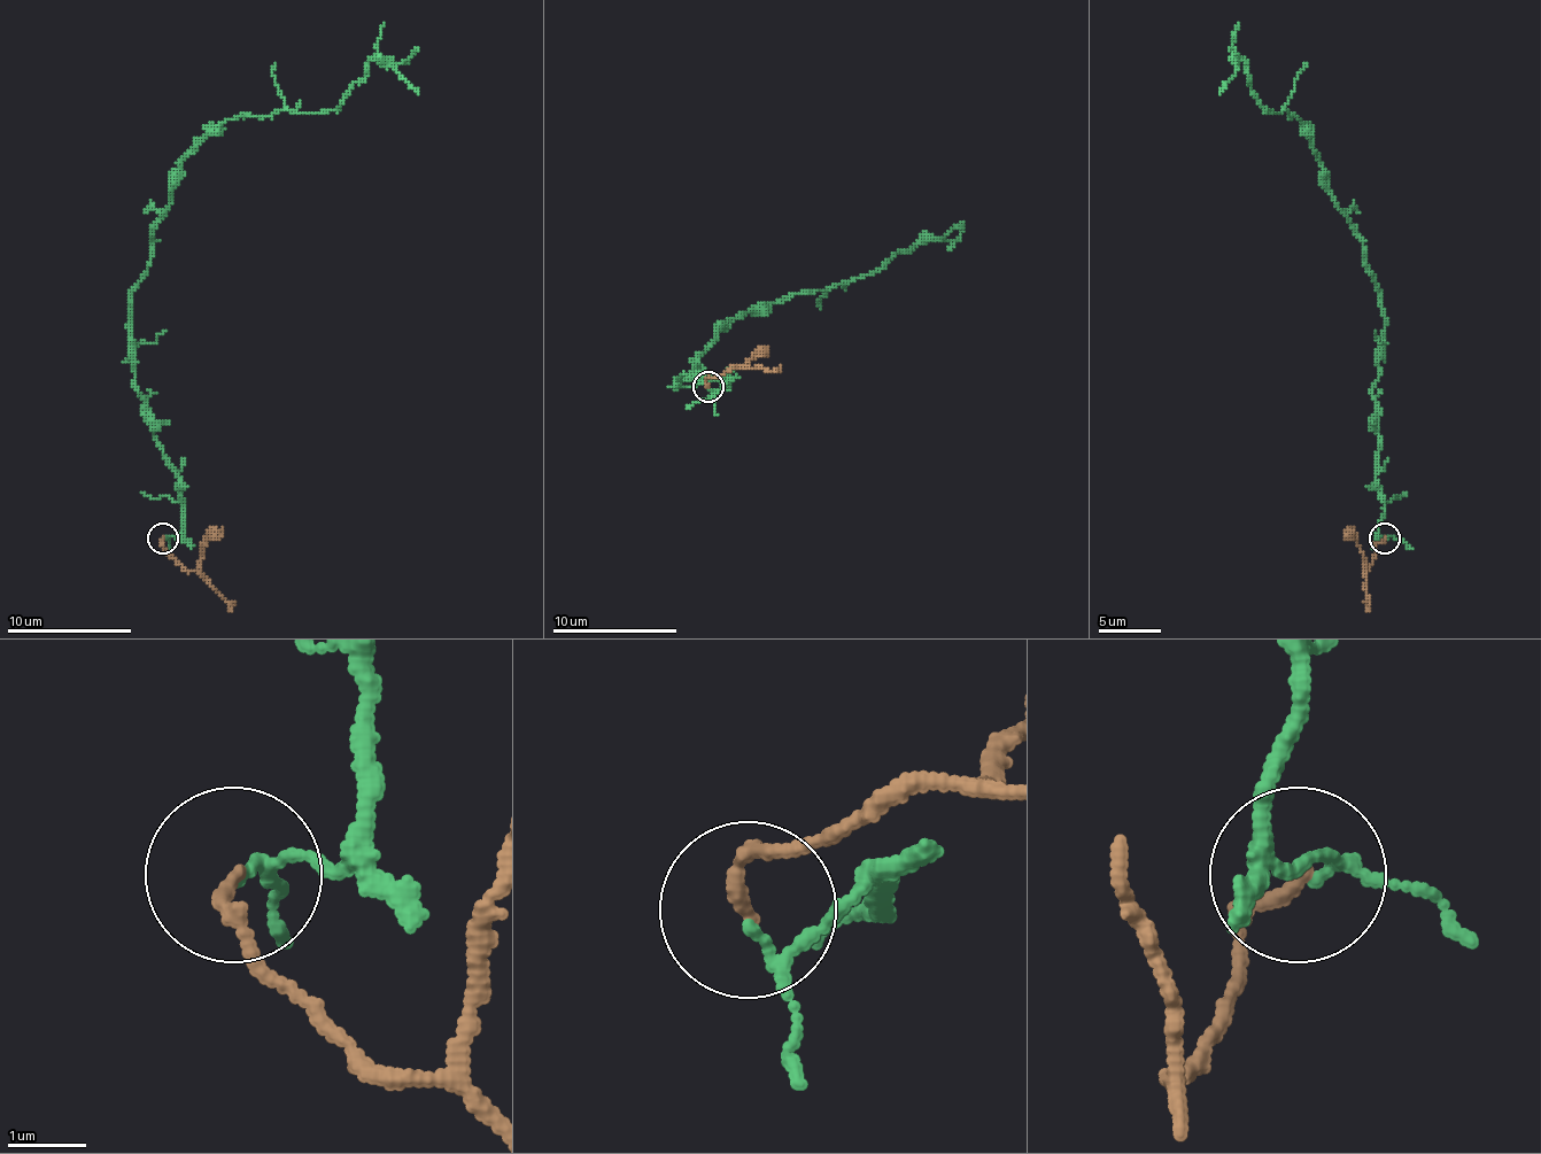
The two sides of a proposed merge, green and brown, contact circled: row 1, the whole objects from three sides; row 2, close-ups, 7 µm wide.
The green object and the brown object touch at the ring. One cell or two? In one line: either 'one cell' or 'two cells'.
two cells

